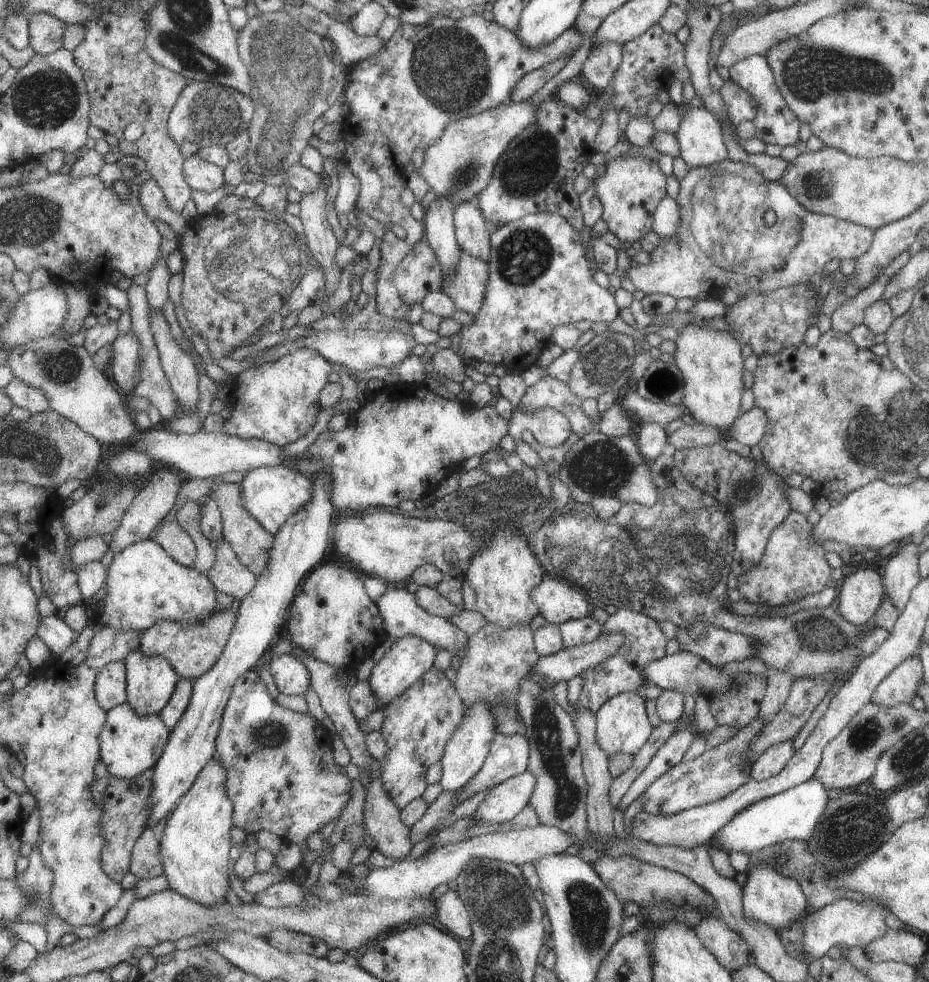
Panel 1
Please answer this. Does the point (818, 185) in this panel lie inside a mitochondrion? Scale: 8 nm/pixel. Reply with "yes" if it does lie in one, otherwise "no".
yes

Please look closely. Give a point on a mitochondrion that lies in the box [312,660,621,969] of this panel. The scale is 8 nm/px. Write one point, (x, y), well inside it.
(548, 736)

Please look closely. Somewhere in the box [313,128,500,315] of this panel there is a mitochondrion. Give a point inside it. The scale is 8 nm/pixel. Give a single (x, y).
(462, 173)

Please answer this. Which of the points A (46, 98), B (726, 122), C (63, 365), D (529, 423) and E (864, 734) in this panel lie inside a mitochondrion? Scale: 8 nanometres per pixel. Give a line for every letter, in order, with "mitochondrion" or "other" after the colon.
A: mitochondrion
B: other
C: mitochondrion
D: other
E: mitochondrion

